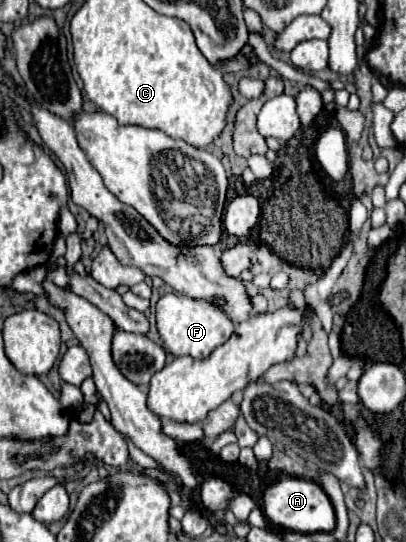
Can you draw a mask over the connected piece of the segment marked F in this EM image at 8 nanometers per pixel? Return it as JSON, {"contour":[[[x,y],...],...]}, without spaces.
{"contour":[[[164,294],[156,302],[156,330],[170,354],[202,360],[208,358],[214,348],[222,346],[234,334],[234,324],[222,312],[222,306],[216,306],[210,300],[192,300],[182,294]]]}

